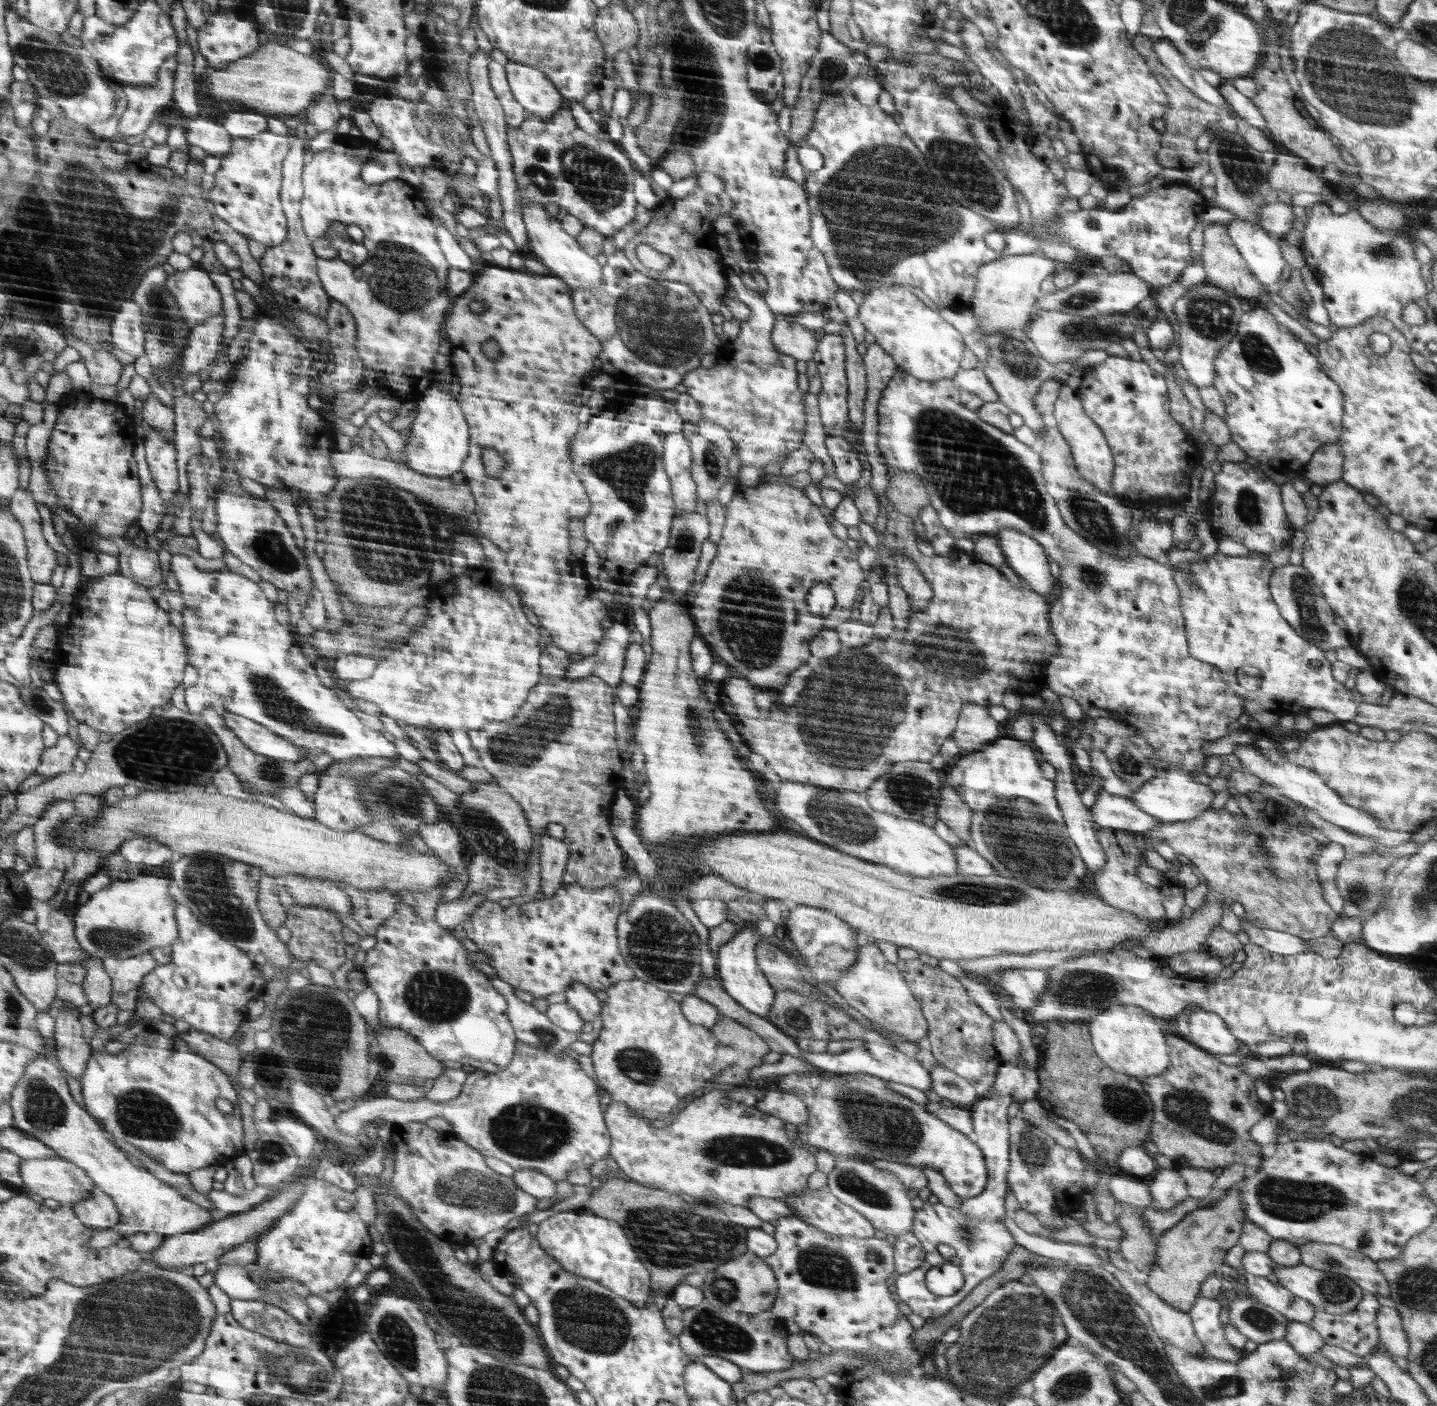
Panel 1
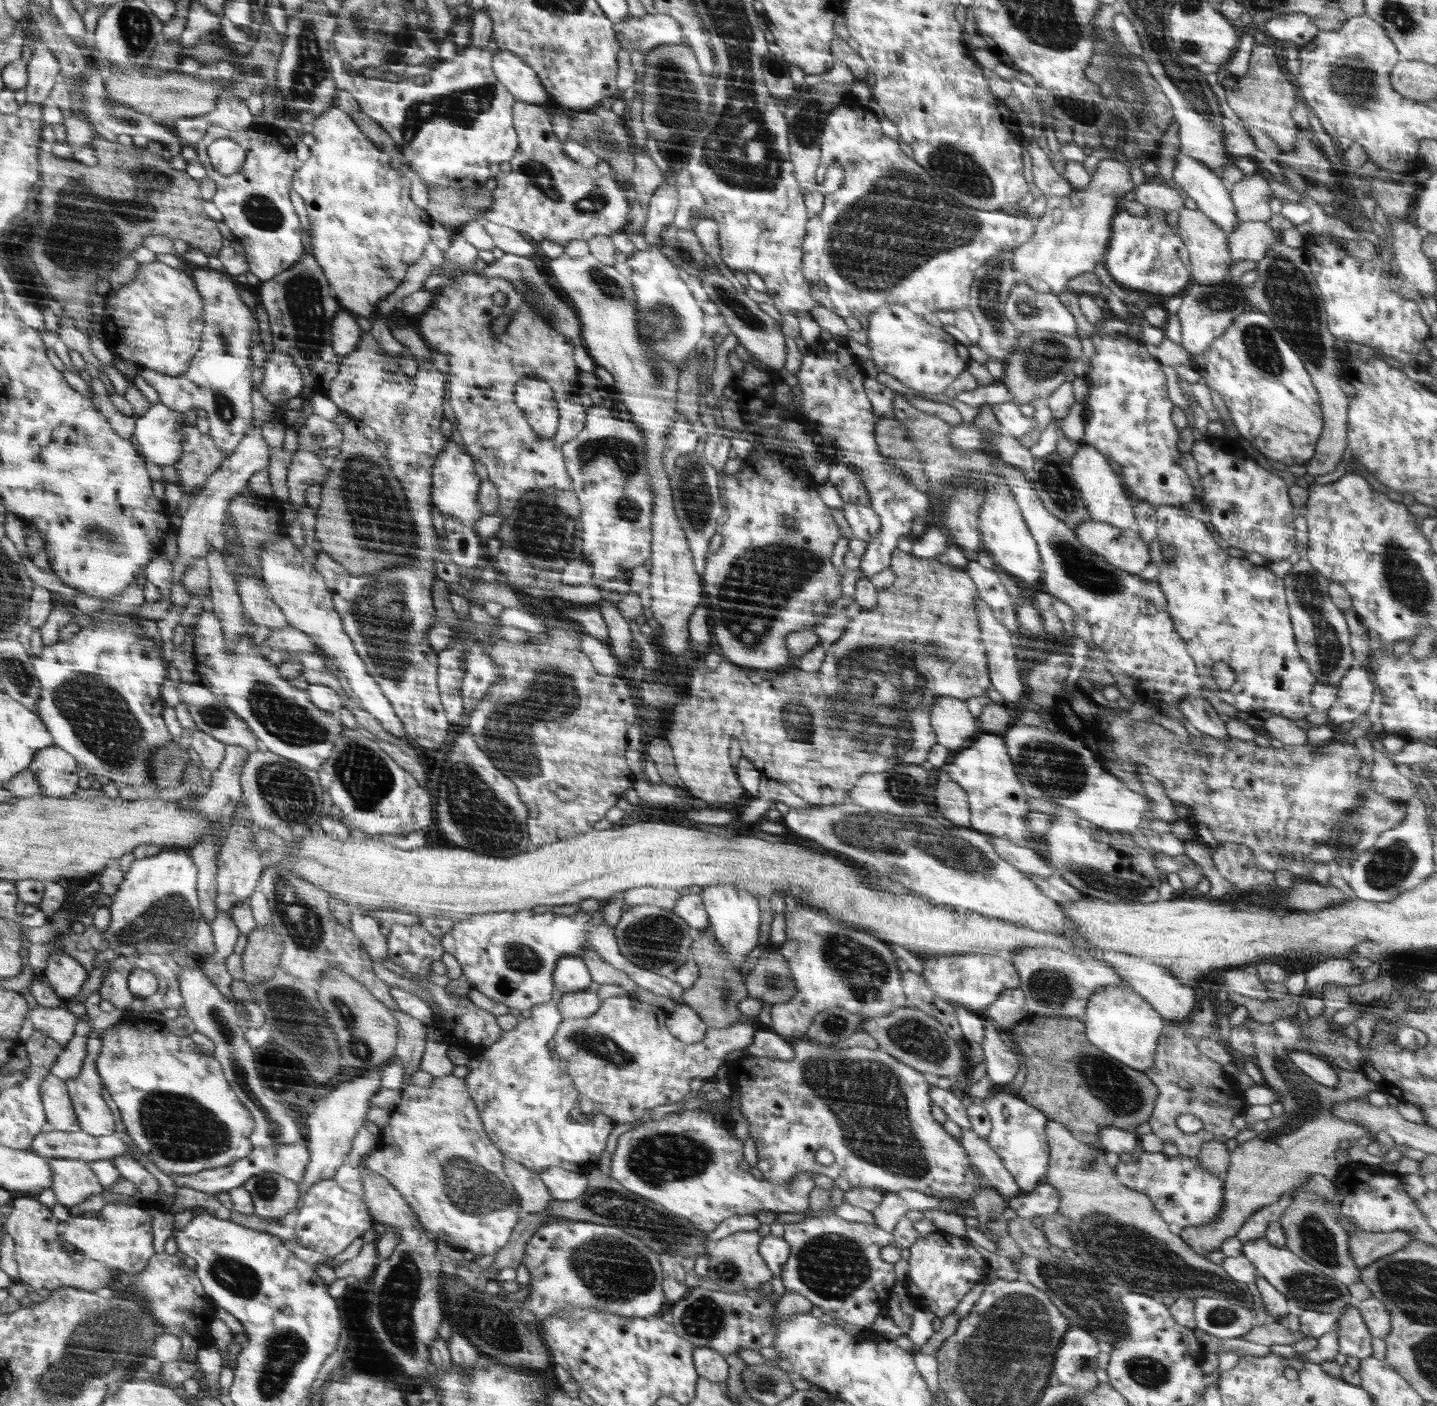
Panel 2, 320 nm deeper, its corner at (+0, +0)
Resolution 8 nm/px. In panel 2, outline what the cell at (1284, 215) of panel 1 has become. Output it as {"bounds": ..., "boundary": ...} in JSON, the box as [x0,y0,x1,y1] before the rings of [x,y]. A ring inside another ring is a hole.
{"bounds":[1227,220,1278,265],"boundary":[[[1261,220],[1239,223],[1227,238],[1230,261],[1233,265],[1245,260],[1258,264],[1262,258],[1265,258],[1270,246],[1278,242],[1278,232]]]}

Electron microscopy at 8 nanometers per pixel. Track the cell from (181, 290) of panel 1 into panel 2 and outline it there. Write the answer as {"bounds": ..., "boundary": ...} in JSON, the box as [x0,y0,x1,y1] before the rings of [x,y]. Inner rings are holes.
{"bounds":[103,262,205,376],"boundary":[[[162,262],[140,263],[138,274],[128,284],[108,293],[103,317],[104,340],[115,357],[168,376],[180,376],[190,369],[205,322],[194,281]]]}

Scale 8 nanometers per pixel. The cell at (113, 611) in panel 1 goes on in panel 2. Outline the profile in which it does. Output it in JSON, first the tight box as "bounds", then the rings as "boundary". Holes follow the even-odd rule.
{"bounds":[33,622,172,786],"boundary":[[[98,622],[98,625],[82,627],[70,640],[58,641],[51,646],[45,646],[39,655],[33,657],[33,667],[37,679],[40,681],[41,693],[35,706],[35,713],[42,719],[45,726],[49,728],[50,735],[54,738],[54,744],[66,753],[74,756],[78,764],[82,766],[84,772],[88,772],[88,777],[101,779],[102,781],[112,781],[122,786],[150,786],[150,768],[148,768],[148,757],[152,750],[160,745],[166,745],[172,736],[168,734],[164,722],[162,722],[162,709],[166,706],[160,698],[160,684],[164,682],[164,668],[168,670],[168,662],[164,664],[164,659],[158,658],[156,644],[142,633],[130,632],[129,628],[120,628],[120,625],[112,625],[108,622]]]}

